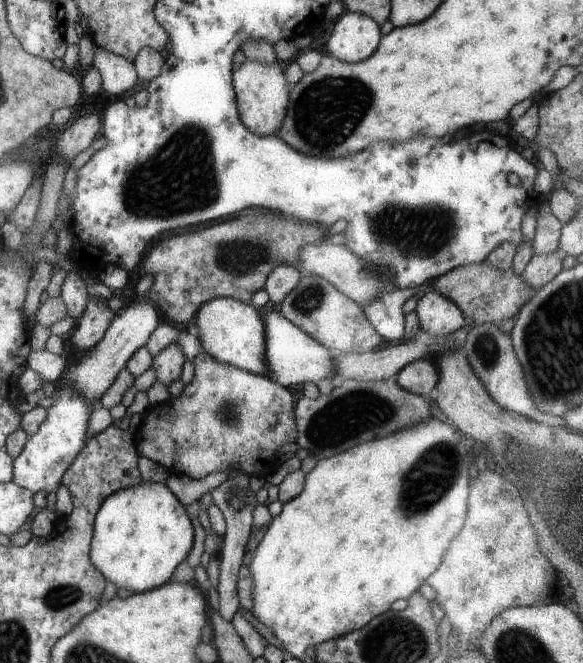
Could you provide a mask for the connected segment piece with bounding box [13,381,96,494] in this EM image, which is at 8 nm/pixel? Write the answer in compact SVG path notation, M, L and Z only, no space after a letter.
M66 381L60 397L47 410L39 431L29 437L20 456L13 459L13 481L34 494L56 490L61 485L62 475L86 444L89 416L94 408L75 392L71 381Z

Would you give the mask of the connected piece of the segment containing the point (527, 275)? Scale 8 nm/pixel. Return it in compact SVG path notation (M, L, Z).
M560 248L553 253L534 255L521 273L522 278L534 290L546 286L563 270L562 260L565 256Z

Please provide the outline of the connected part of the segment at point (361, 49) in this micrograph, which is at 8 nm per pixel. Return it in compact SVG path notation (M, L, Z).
M338 11L326 48L330 55L347 63L372 56L382 40L380 25L362 13Z

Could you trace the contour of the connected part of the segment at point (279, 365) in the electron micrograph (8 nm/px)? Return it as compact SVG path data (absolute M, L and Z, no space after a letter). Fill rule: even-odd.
M272 311L263 318L265 326L265 365L267 377L282 388L292 384L313 382L333 375L333 356L336 352L322 346L315 338L292 324L282 313Z

